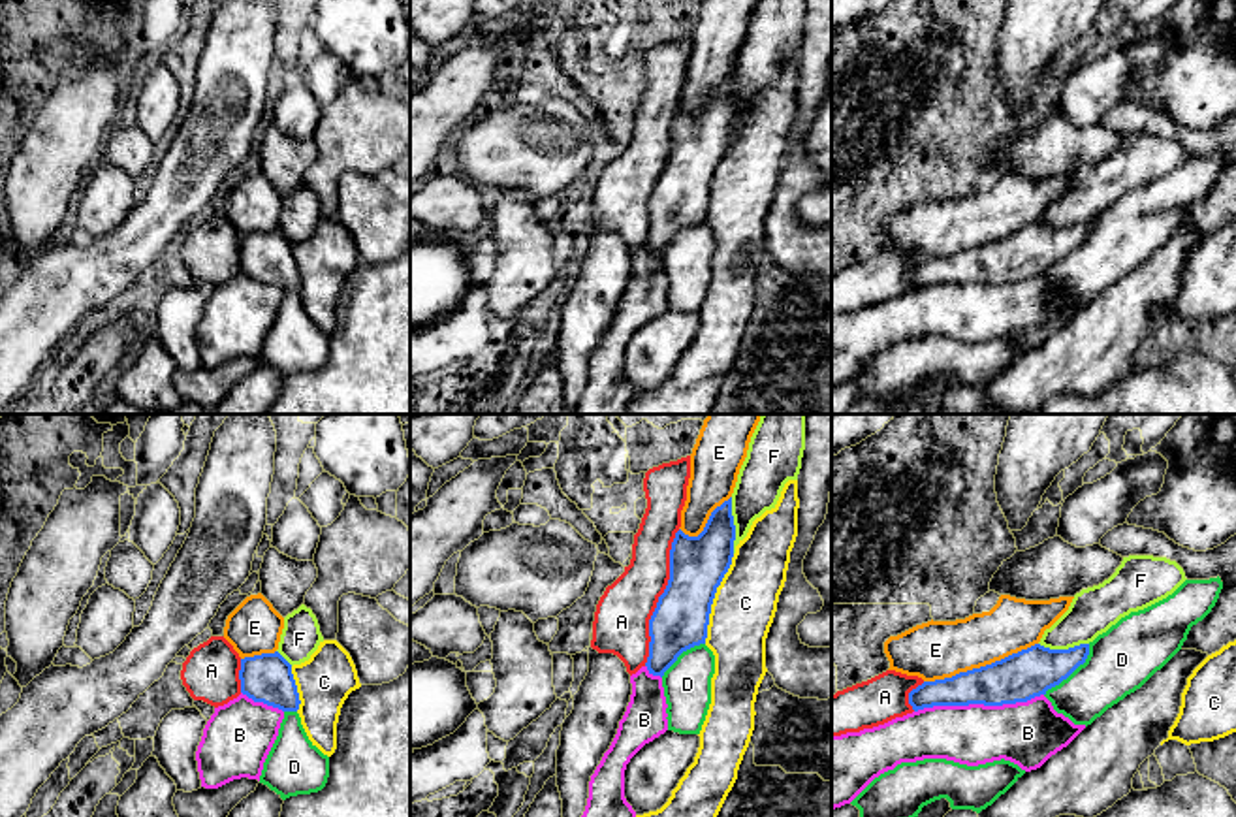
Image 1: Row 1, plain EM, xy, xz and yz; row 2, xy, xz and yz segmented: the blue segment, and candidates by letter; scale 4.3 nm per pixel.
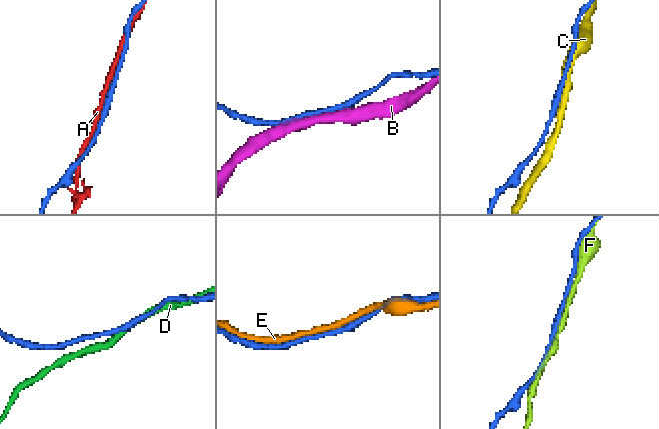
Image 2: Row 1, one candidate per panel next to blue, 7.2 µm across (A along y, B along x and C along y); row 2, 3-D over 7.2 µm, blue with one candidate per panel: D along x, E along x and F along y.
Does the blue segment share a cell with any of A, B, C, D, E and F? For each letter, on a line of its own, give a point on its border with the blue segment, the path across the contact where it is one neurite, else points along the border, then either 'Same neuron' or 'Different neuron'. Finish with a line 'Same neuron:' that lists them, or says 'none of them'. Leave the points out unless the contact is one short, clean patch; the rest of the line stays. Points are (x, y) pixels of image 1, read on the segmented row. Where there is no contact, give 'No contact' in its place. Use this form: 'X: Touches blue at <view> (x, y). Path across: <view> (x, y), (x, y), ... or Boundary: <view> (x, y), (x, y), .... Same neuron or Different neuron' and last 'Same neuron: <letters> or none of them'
A: Touches blue at xz (659, 597). Different neuron
B: Touches blue at yz (979, 703). Different neuron
C: Touches blue at xz (713, 597). Different neuron
D: Touches blue at yz (1071, 672). Different neuron
E: Touches blue at yz (981, 667). Same neuron
F: Touches blue at xz (734, 526). Different neuron
Same neuron: E

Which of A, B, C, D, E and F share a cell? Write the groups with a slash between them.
A F / B / C / D / E

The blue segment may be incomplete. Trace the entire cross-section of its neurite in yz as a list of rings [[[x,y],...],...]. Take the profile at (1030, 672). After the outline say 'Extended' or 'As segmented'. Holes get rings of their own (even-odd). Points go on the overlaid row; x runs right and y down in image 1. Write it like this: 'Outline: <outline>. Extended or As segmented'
Outline: [[[1001,595],[990,612],[916,625],[884,642],[888,670],[924,680],[909,693],[914,712],[1027,702],[1067,680],[1089,655],[1089,644],[1069,649],[1038,644],[1072,599]]]. Extended

